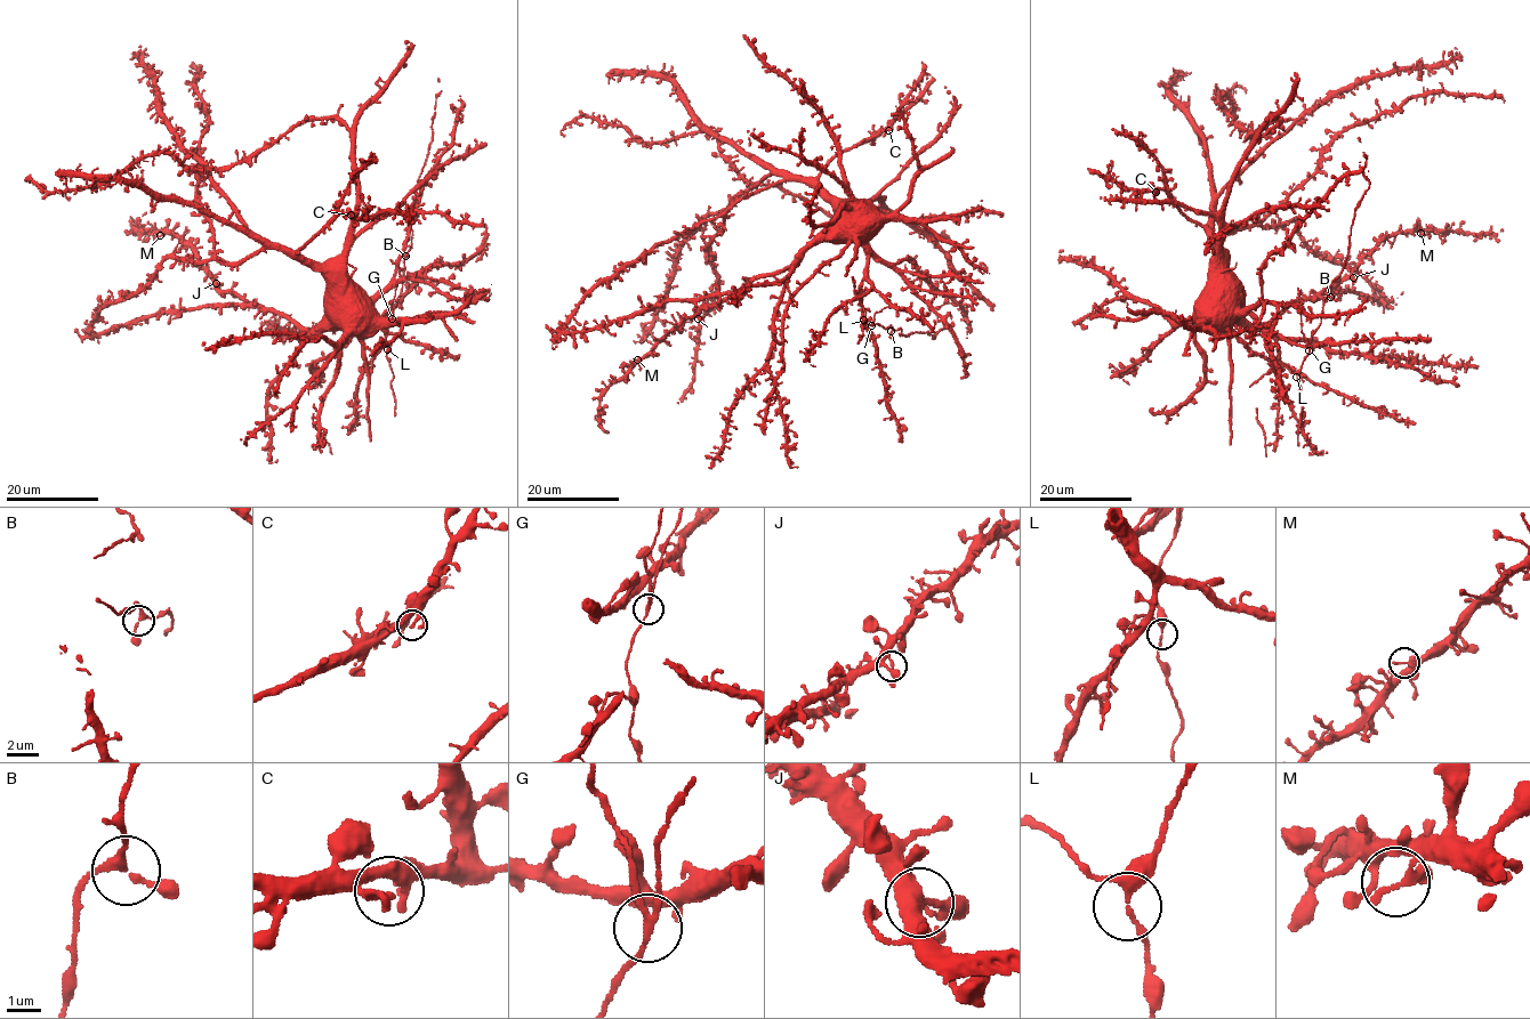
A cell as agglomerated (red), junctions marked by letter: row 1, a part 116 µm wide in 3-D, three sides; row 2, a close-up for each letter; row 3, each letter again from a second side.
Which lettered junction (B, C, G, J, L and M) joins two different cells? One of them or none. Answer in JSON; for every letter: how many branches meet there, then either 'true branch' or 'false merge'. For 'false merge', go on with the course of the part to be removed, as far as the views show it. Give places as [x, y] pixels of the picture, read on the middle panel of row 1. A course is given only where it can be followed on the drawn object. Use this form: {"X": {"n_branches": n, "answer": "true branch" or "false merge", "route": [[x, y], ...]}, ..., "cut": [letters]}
{"B": {"n_branches": 3, "answer": "true branch"}, "C": {"n_branches": 2, "answer": "true branch"}, "G": {"n_branches": 3, "answer": "false merge", "route": [[871, 325], [876, 313], [891, 305], [884, 296]]}, "J": {"n_branches": 3, "answer": "true branch"}, "L": {"n_branches": 3, "answer": "true branch"}, "M": {"n_branches": 2, "answer": "true branch"}, "cut": ["G"]}

